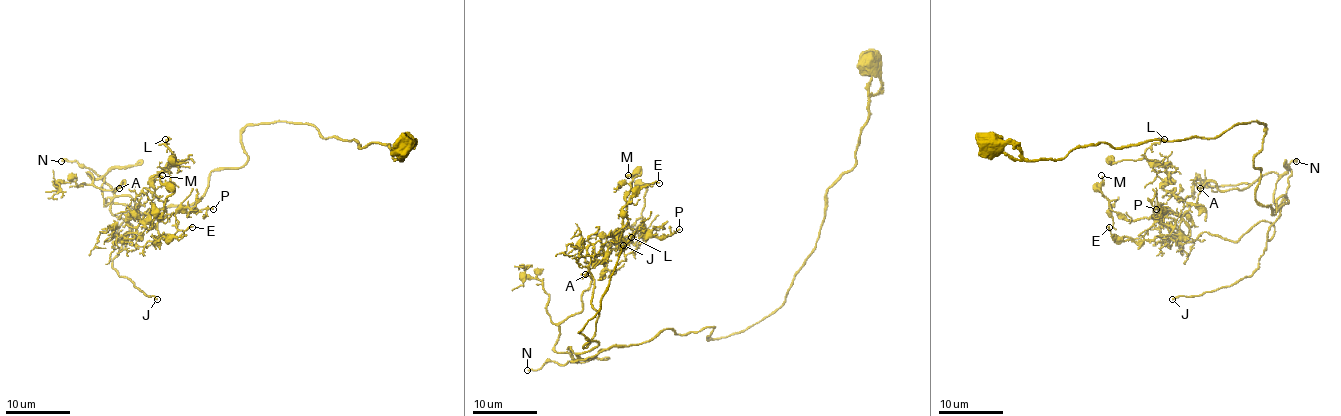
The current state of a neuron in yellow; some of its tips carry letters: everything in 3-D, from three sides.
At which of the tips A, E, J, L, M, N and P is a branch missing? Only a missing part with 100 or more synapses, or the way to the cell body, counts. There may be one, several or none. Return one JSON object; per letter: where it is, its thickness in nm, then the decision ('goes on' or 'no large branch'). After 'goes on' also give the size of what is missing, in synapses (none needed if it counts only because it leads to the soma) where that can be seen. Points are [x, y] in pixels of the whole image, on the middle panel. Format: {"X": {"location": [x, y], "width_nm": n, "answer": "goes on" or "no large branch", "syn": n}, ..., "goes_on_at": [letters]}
{"A": {"location": [585, 274], "width_nm": 190, "answer": "goes on", "syn": 400}, "E": {"location": [659, 183], "width_nm": 130, "answer": "no large branch"}, "J": {"location": [623, 245], "width_nm": 170, "answer": "goes on", "syn": 300}, "L": {"location": [631, 237], "width_nm": 170, "answer": "no large branch"}, "M": {"location": [628, 175], "width_nm": 150, "answer": "no large branch"}, "N": {"location": [527, 370], "width_nm": 220, "answer": "goes on", "syn": 400}, "P": {"location": [679, 229], "width_nm": 120, "answer": "no large branch"}, "goes_on_at": ["A", "J", "N"]}

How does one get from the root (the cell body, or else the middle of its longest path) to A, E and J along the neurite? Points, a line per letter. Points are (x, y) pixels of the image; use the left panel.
A: (402, 145), (263, 123), (191, 204), (106, 206), (88, 172), (119, 188)
E: (402, 145), (247, 126), (247, 161), (191, 204), (111, 206), (125, 243), (192, 227)
J: (402, 145), (247, 126), (247, 161), (191, 204), (114, 203), (131, 230), (112, 267), (157, 299)

